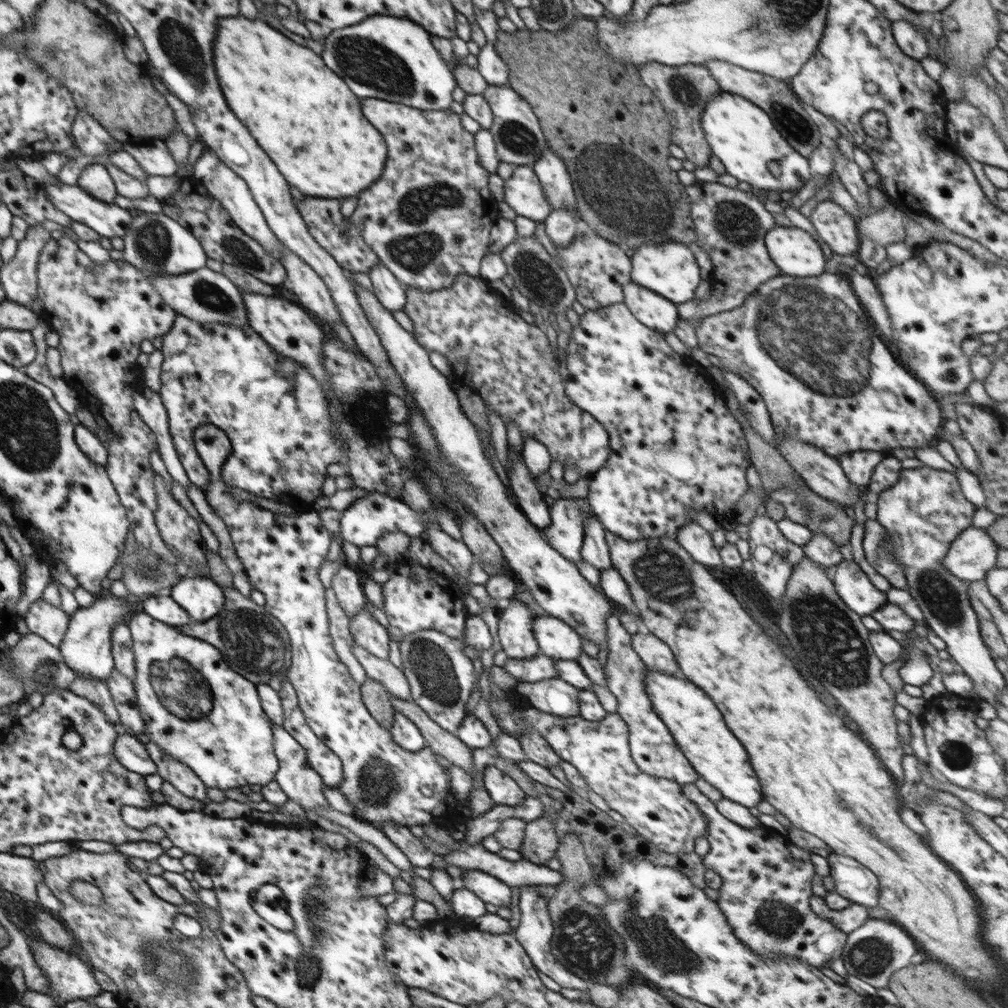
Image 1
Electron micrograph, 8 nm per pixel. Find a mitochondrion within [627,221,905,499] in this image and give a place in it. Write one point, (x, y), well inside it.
(805, 334)

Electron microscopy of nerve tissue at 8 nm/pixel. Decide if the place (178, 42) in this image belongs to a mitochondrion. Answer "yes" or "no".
yes

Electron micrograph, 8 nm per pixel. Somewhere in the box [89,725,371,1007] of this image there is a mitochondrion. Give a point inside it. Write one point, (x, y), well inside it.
(156, 953)

